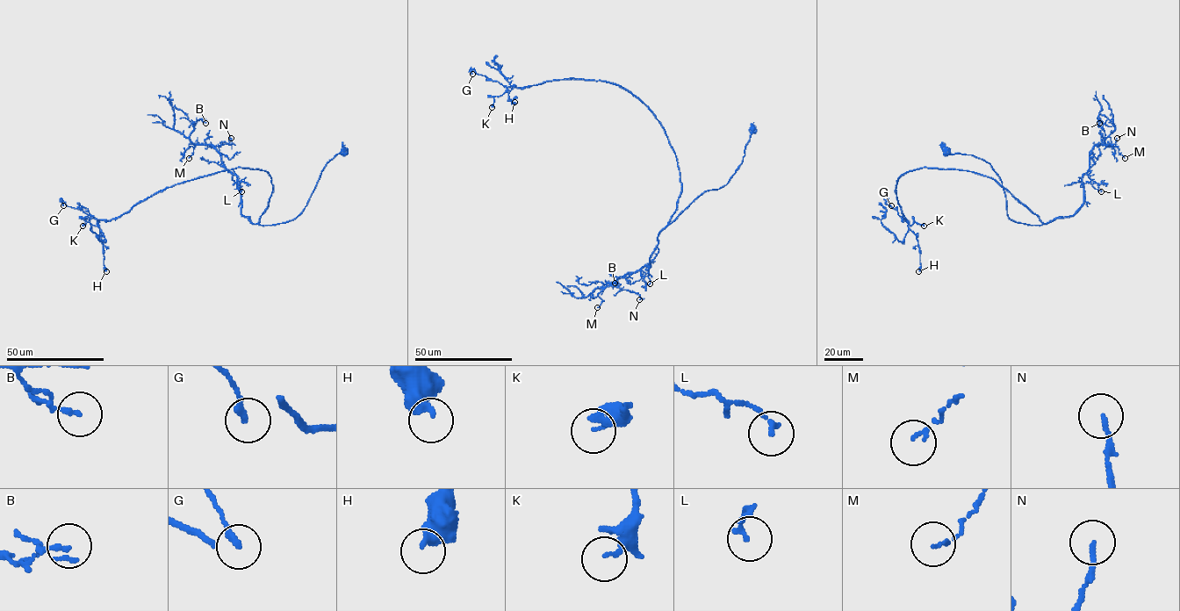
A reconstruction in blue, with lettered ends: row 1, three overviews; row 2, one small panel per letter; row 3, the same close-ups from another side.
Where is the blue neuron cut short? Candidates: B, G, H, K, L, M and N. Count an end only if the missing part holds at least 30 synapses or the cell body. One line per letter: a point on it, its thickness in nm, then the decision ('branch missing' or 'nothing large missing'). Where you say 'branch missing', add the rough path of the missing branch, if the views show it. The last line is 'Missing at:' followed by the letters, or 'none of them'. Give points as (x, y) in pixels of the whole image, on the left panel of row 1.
B: (205, 123) | 100 nm | nothing large missing
G: (63, 205) | 200 nm | nothing large missing
H: (106, 271) | 360 nm | nothing large missing
K: (82, 226) | 140 nm | nothing large missing
L: (241, 191) | 140 nm | nothing large missing
M: (189, 158) | 110 nm | nothing large missing
N: (231, 138) | 140 nm | nothing large missing
Missing at: none of them

